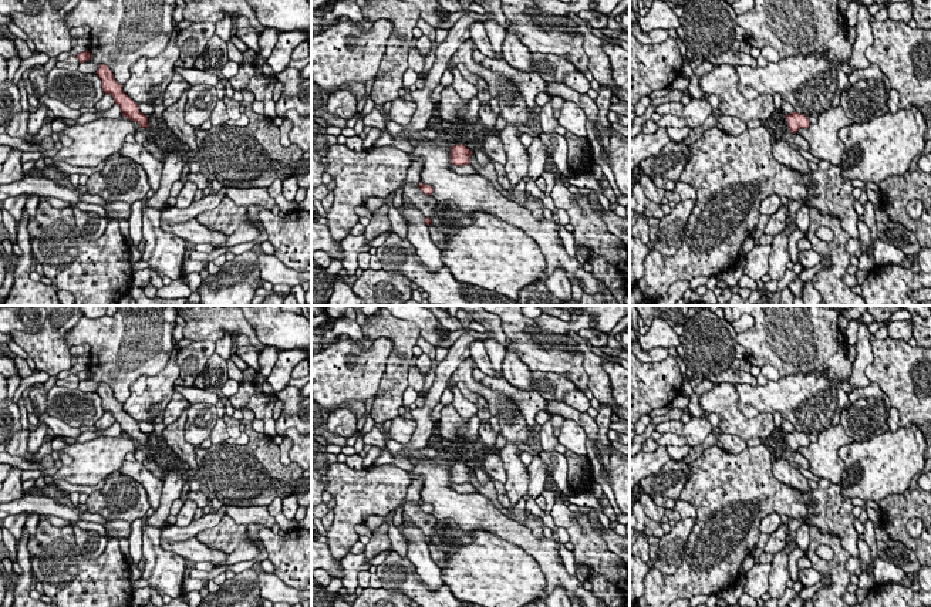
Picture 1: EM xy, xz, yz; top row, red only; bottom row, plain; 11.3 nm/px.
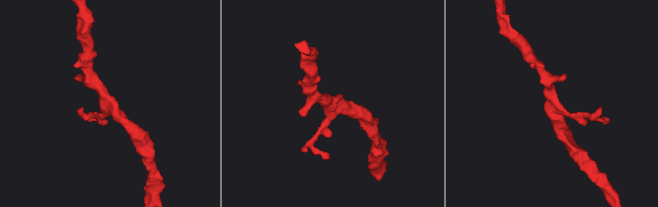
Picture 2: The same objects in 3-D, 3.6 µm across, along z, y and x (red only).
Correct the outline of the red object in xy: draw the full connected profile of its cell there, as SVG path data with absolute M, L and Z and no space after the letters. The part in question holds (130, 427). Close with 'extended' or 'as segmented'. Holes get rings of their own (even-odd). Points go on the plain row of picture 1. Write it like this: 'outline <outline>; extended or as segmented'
outline M101 382L97 392L102 399L104 412L108 411L114 415L115 422L121 425L122 434L138 441L142 446L149 446L148 435L144 434L138 422L122 409L122 404L115 399L109 385Z; as segmented

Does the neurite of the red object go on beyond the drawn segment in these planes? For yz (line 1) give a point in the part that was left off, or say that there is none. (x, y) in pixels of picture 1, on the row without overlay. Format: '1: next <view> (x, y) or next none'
1: next none

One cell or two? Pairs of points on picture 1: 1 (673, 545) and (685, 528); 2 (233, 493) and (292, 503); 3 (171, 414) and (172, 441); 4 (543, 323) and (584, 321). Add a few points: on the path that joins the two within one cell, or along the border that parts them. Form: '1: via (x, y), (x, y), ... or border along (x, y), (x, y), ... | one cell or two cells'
1: via (675, 540), (681, 532) | one cell
2: border along (293, 493), (283, 499) | two cells
3: border along (188, 403), (184, 411), (167, 427) | two cells
4: via (553, 324), (574, 324) | one cell

